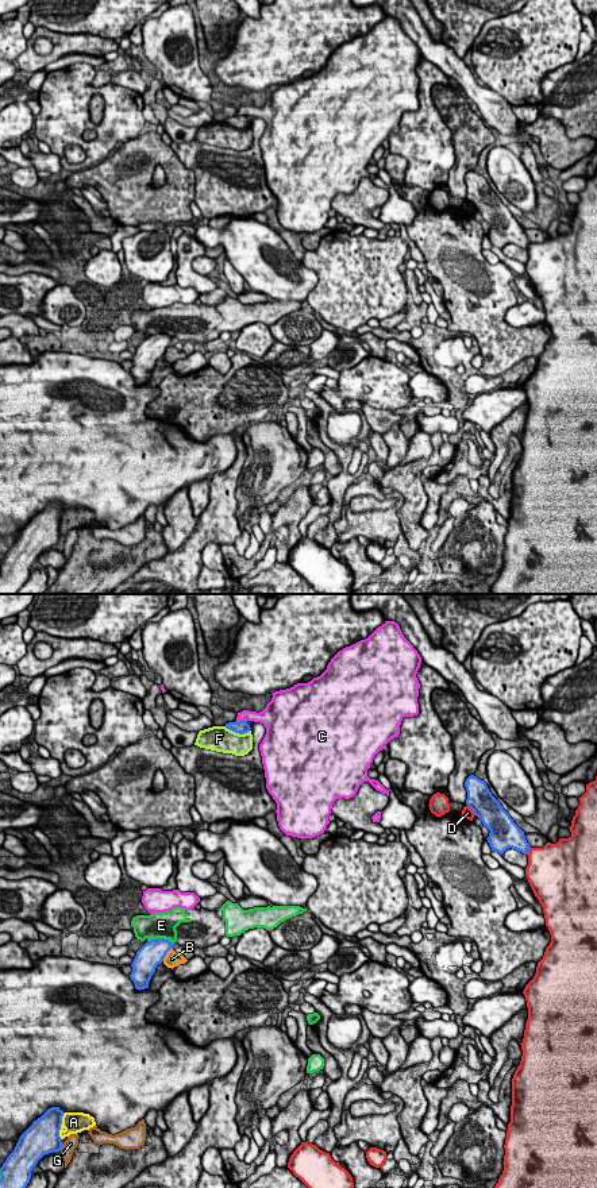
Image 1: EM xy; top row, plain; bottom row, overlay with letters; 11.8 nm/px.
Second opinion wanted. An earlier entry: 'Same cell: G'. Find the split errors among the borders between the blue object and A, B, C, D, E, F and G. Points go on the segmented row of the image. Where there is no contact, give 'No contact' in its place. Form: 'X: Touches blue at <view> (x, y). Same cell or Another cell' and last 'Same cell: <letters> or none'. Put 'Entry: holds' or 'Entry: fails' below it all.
A: Touches blue at xy (60, 1126). Another cell
B: Touches blue at xy (165, 955). Another cell
C: Touches blue at xy (242, 721). Another cell
D: Touches blue at xy (472, 809). Another cell
E: Touches blue at xy (161, 938). Another cell
F: Touches blue at xy (238, 732). Another cell
G: Touches blue at xy (62, 1145). Another cell
Same cell: none
Entry: fails

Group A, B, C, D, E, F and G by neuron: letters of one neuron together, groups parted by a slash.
A / B / C / D / E / F / G

